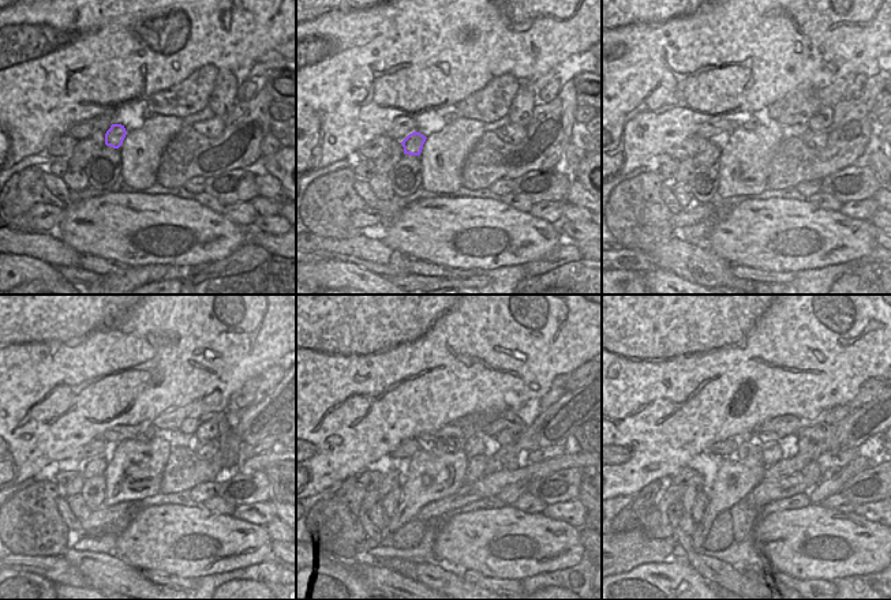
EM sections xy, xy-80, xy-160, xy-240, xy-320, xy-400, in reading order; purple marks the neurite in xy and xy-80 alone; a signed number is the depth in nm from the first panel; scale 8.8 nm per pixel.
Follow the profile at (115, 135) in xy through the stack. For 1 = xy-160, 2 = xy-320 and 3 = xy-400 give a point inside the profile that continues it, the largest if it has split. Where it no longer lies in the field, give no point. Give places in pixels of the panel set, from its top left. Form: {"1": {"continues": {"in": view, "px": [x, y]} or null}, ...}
{"1": {"continues": {"in": "xy-160", "px": [711, 154]}}, "2": {"continues": {"in": "xy-320", "px": [390, 480]}}, "3": {"continues": {"in": "xy-400", "px": [696, 486]}}}

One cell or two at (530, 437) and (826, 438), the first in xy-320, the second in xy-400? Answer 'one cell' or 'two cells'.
two cells

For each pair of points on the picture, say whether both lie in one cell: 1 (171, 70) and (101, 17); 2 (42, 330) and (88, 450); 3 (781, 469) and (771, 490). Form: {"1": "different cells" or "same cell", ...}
{"1": "same cell", "2": "different cells", "3": "different cells"}

